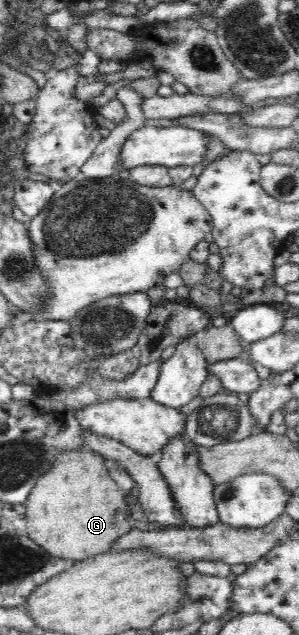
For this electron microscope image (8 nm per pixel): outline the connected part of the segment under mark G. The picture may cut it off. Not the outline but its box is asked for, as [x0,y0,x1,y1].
[26,449,133,561]

